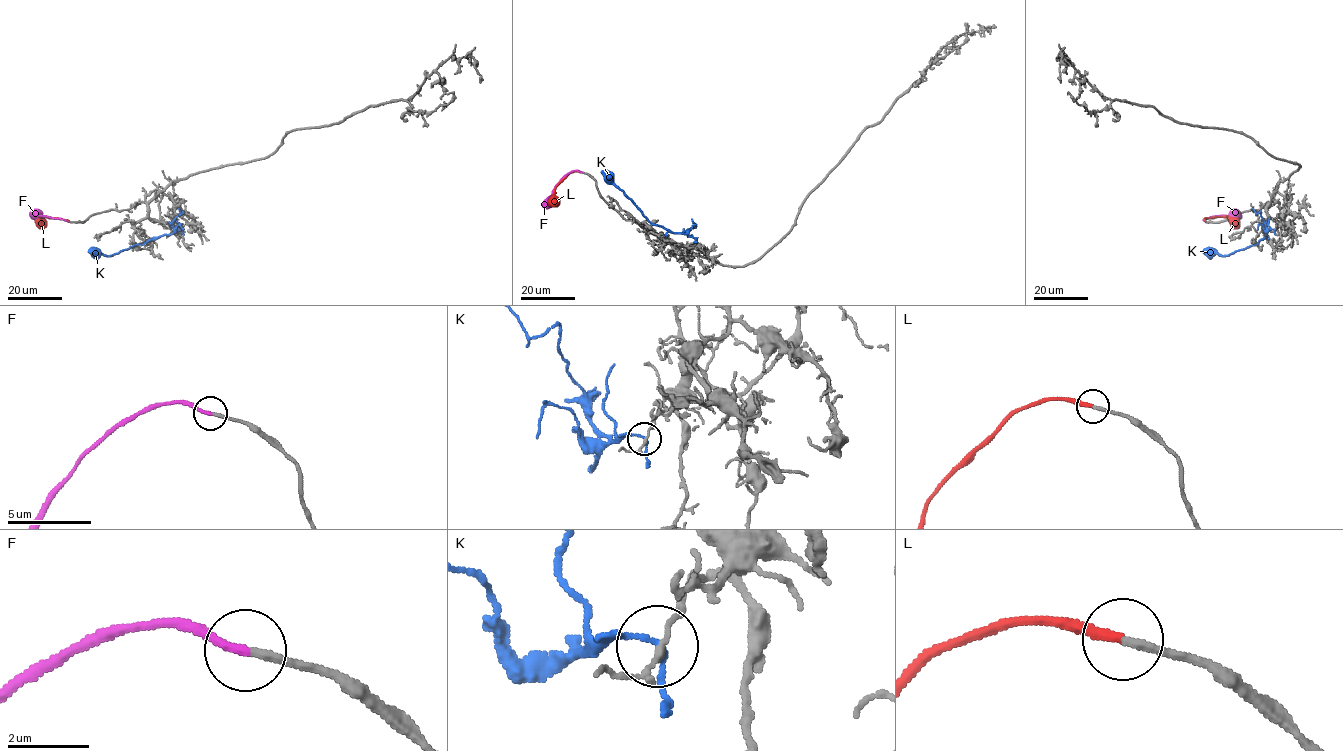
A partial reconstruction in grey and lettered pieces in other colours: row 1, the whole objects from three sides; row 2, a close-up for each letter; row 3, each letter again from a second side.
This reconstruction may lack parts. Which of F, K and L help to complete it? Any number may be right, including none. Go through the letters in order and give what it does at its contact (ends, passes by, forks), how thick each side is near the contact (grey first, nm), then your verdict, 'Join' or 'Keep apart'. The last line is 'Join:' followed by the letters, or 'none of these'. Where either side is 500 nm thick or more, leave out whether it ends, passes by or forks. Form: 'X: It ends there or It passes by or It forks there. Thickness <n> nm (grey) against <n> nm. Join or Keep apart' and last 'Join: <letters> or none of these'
F: It ends there. Thickness 200 nm (grey) against 240 nm. Join
K: It passes by. Thickness 130 nm (grey) against 130 nm. Keep apart
L: It ends there. Thickness 200 nm (grey) against 260 nm. Keep apart
Join: F

